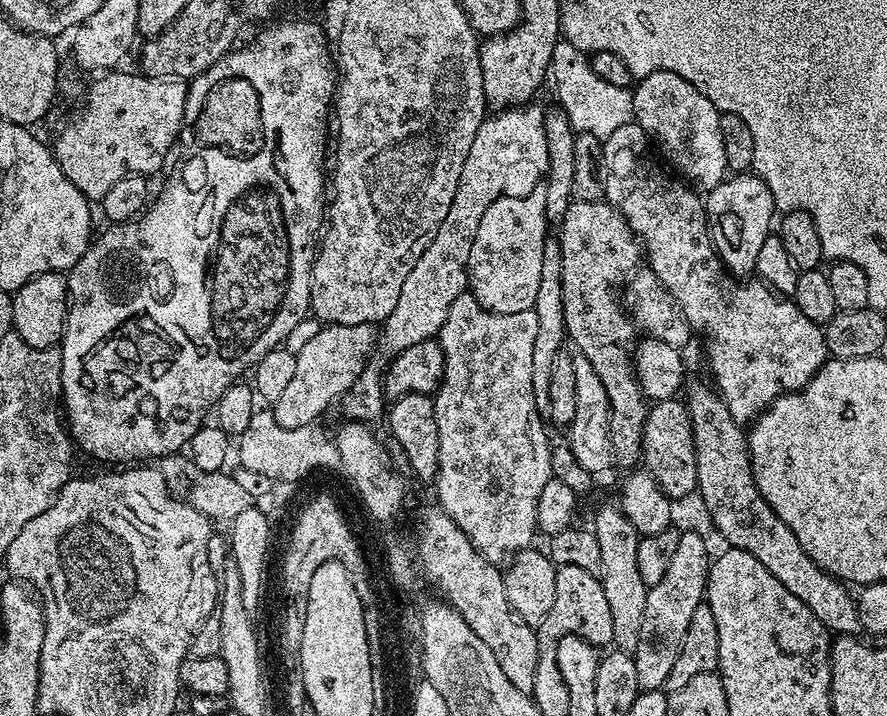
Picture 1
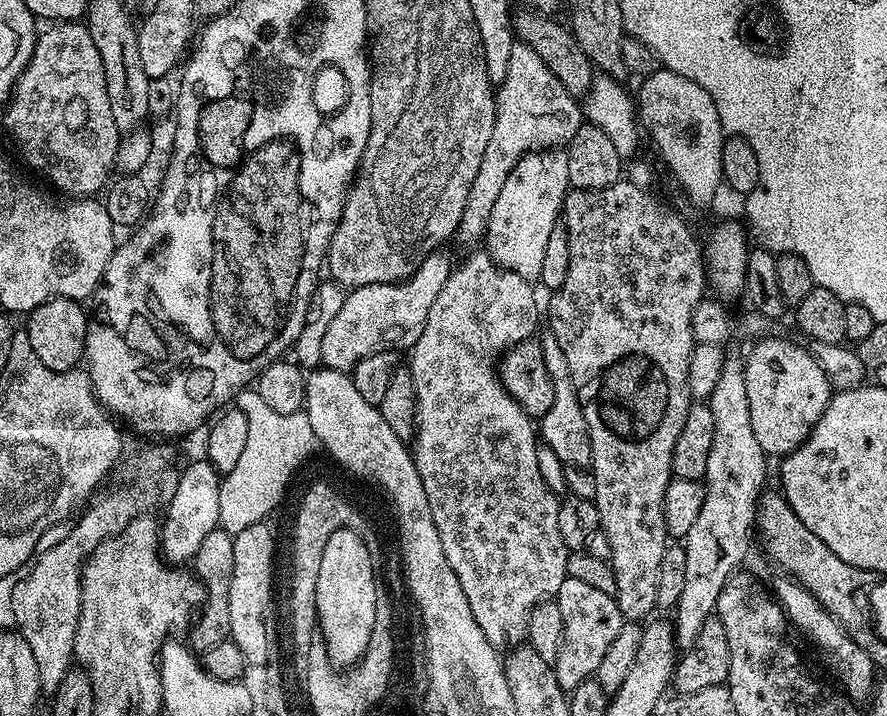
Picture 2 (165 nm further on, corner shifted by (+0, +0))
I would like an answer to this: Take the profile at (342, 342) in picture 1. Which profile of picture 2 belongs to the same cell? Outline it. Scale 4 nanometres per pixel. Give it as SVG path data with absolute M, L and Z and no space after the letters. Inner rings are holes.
M443 251L431 252L417 272L409 279L395 284L371 284L351 289L342 302L342 310L334 314L334 322L326 326L326 338L322 338L320 364L328 369L347 373L362 358L379 352L411 349L426 326L430 306L434 298L442 294L453 261L443 256Z

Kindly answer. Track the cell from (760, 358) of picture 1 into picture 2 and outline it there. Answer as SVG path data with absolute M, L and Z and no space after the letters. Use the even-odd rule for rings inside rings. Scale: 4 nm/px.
M780 336L760 340L753 346L752 353L744 360L744 377L746 398L750 398L750 426L754 426L754 438L758 438L758 446L762 446L769 457L783 458L801 448L834 395L832 383L822 366L813 358L811 351L792 340L783 340Z

